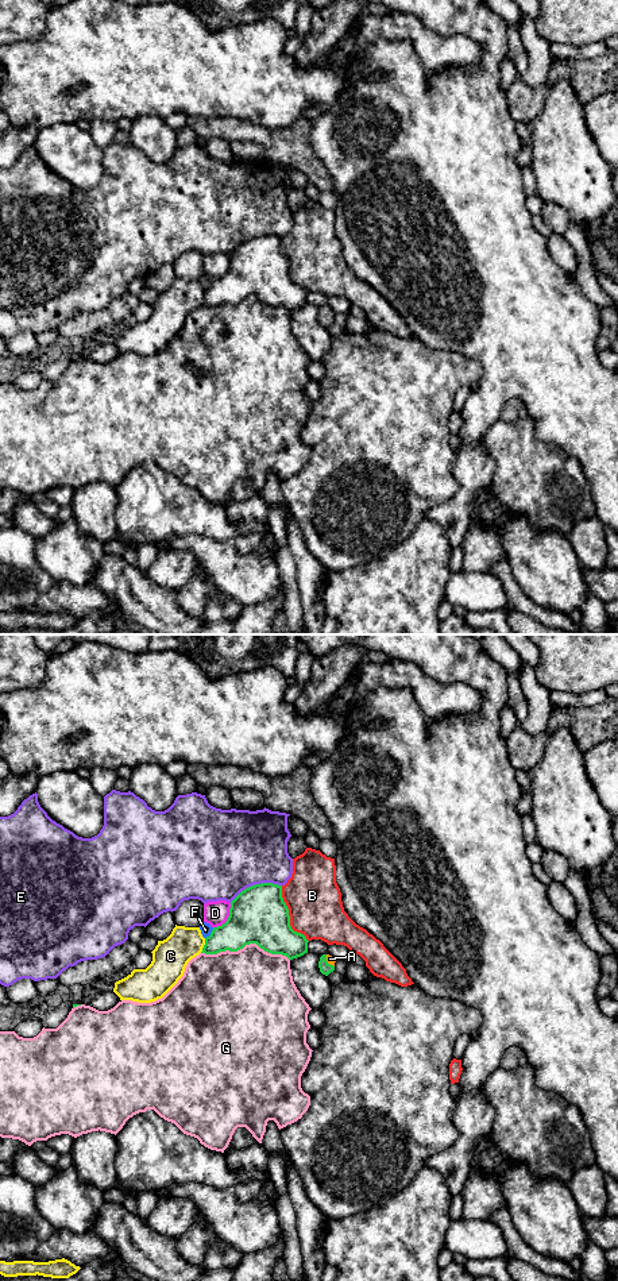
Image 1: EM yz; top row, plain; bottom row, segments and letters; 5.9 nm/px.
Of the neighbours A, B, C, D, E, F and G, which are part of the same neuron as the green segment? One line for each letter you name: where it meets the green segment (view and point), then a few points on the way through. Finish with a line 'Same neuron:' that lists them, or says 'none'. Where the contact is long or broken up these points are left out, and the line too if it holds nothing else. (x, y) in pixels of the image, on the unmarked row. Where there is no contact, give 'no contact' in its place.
A: meets green in yz at (327, 313); runs through yz (325, 320), (327, 313), (329, 311)
Same neuron: A

